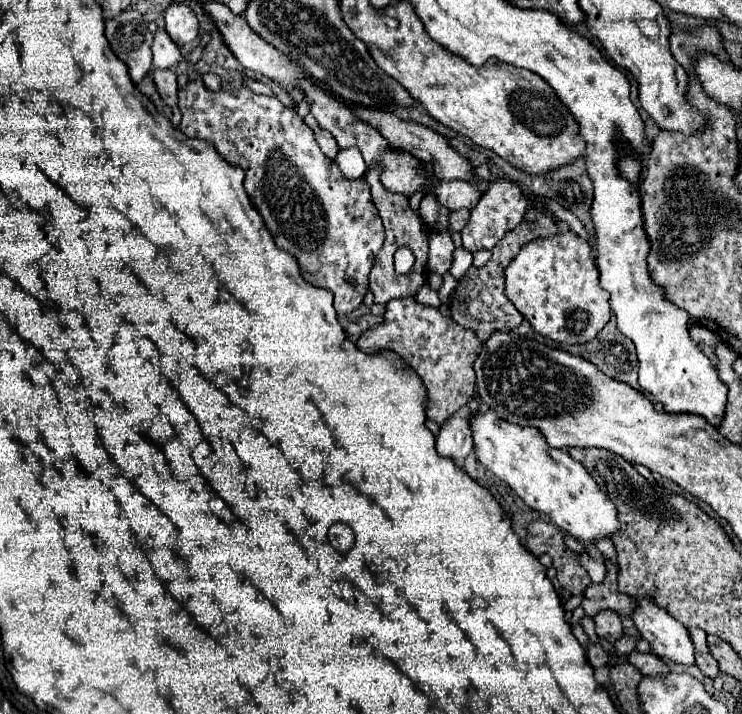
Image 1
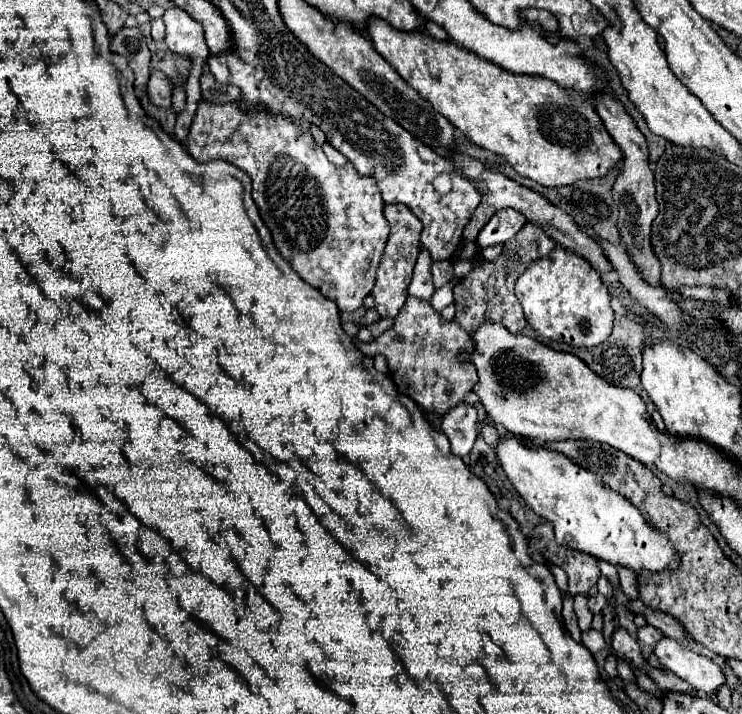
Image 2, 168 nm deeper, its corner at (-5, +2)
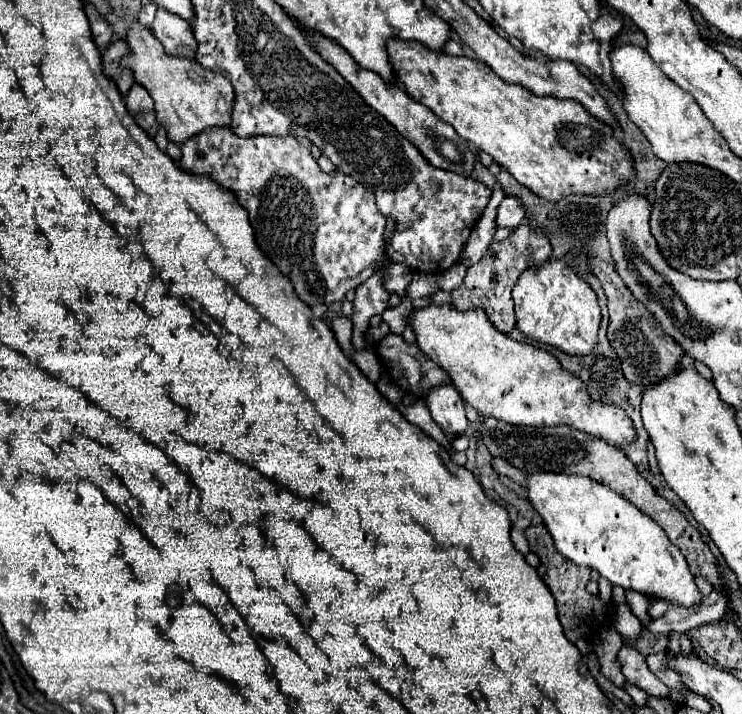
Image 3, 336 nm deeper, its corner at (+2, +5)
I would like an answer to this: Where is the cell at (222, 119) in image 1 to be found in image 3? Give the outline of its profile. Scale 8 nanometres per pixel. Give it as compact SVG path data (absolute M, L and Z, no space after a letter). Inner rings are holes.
M207 128L181 146L181 170L197 176L211 176L221 188L233 192L237 202L249 212L255 242L263 254L287 276L297 296L307 306L341 302L347 290L355 290L385 264L385 224L377 212L375 196L339 170L325 174L309 148L295 136L249 136L239 138L229 128Z

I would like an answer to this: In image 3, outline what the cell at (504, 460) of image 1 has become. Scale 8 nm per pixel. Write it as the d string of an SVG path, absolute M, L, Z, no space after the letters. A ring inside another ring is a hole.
M535 472L527 478L529 502L543 516L557 552L579 566L589 566L613 586L635 590L649 600L665 600L691 608L701 602L699 588L683 554L669 542L665 532L629 500L591 478Z

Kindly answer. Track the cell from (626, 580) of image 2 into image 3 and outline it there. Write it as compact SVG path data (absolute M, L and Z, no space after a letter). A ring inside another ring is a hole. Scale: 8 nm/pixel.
M627 592L627 604L631 608L631 612L647 626L651 622L651 616L649 616L649 600L637 592Z

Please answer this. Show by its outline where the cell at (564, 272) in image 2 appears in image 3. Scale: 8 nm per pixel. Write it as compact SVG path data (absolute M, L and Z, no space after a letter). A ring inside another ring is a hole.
M547 260L539 268L527 268L513 288L517 328L531 340L549 344L571 356L585 356L597 344L601 310L593 288L563 260Z

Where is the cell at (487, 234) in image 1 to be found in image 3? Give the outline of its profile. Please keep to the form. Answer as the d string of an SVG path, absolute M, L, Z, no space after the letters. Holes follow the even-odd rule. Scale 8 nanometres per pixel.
M505 196L501 206L497 208L497 226L505 226L513 230L523 222L523 218L525 218L523 204L513 196Z

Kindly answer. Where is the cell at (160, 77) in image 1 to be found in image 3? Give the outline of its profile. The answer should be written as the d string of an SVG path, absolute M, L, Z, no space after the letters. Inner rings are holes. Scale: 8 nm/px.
M139 84L131 86L131 90L129 90L127 98L125 98L125 104L127 104L127 110L131 114L153 110L153 100L151 100L149 92L145 92L145 88L141 88Z

